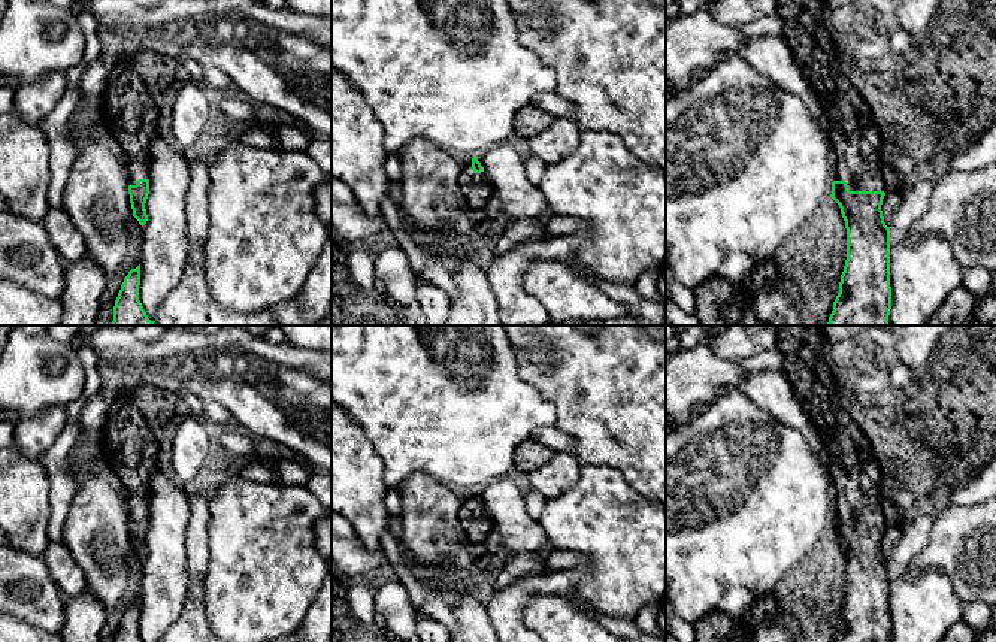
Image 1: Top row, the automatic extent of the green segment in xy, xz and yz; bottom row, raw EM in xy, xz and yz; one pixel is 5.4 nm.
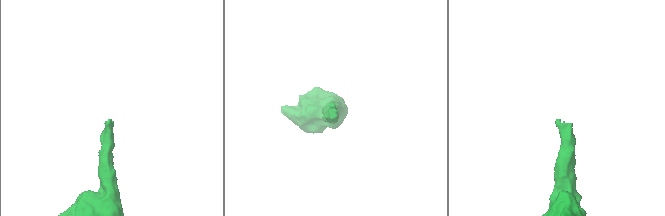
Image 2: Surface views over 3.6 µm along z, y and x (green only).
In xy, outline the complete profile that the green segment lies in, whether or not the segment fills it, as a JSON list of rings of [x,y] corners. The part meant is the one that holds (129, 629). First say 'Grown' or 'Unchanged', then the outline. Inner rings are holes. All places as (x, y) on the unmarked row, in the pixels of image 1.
Unchanged. [[[140,599],[124,612],[113,642],[143,642],[139,635]]]

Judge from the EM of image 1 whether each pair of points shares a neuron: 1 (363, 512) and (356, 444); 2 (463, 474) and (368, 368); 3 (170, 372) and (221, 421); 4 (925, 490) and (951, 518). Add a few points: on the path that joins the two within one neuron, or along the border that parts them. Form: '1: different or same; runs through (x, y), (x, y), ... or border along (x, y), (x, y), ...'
1: same; runs through (359, 496), (356, 491), (356, 460)
2: same; runs through (453, 445), (396, 388)
3: different; border along (203, 400), (218, 402), (232, 415), (233, 421)
4: different; border along (948, 502), (937, 508)

